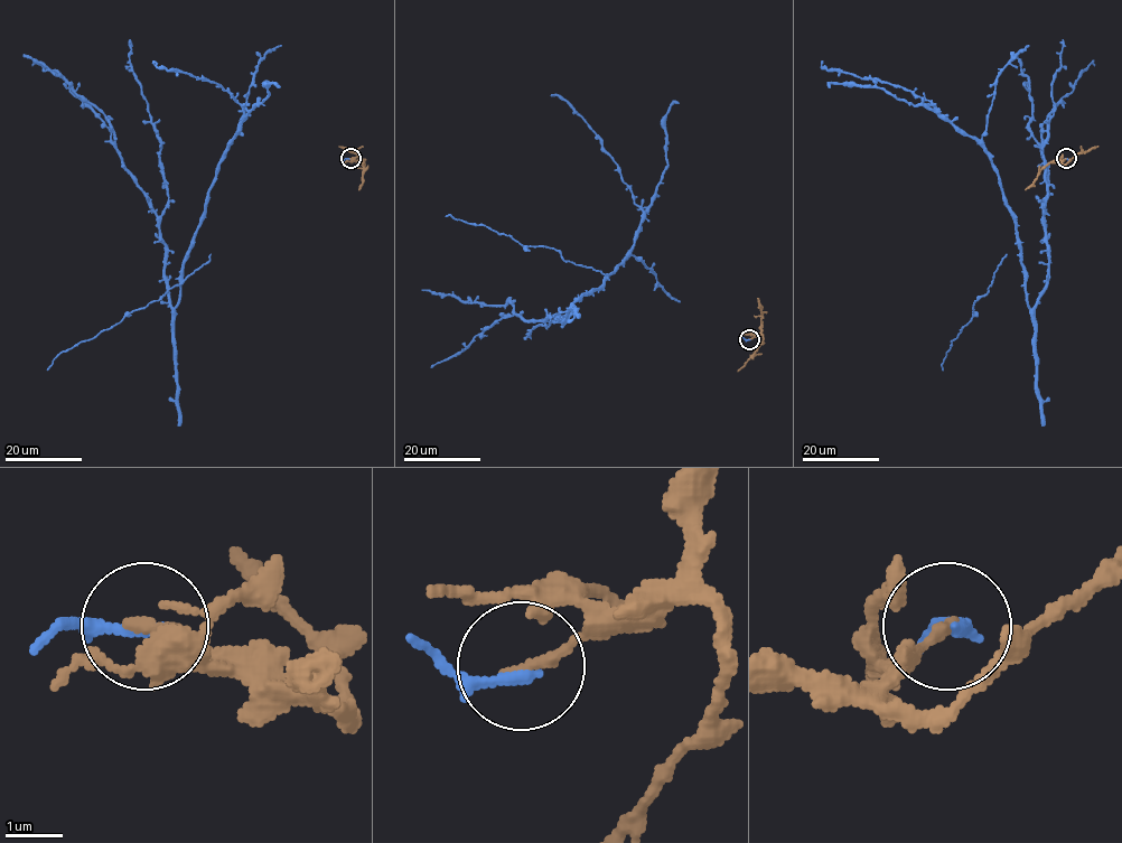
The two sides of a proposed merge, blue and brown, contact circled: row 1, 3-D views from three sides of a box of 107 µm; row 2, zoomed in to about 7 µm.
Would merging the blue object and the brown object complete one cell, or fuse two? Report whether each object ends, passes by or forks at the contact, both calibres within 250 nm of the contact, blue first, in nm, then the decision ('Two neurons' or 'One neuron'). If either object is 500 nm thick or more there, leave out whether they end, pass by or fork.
At the ring blue ends. At the ring brown ends. Thickness 240 nm (blue) against 220 nm. Two neurons

